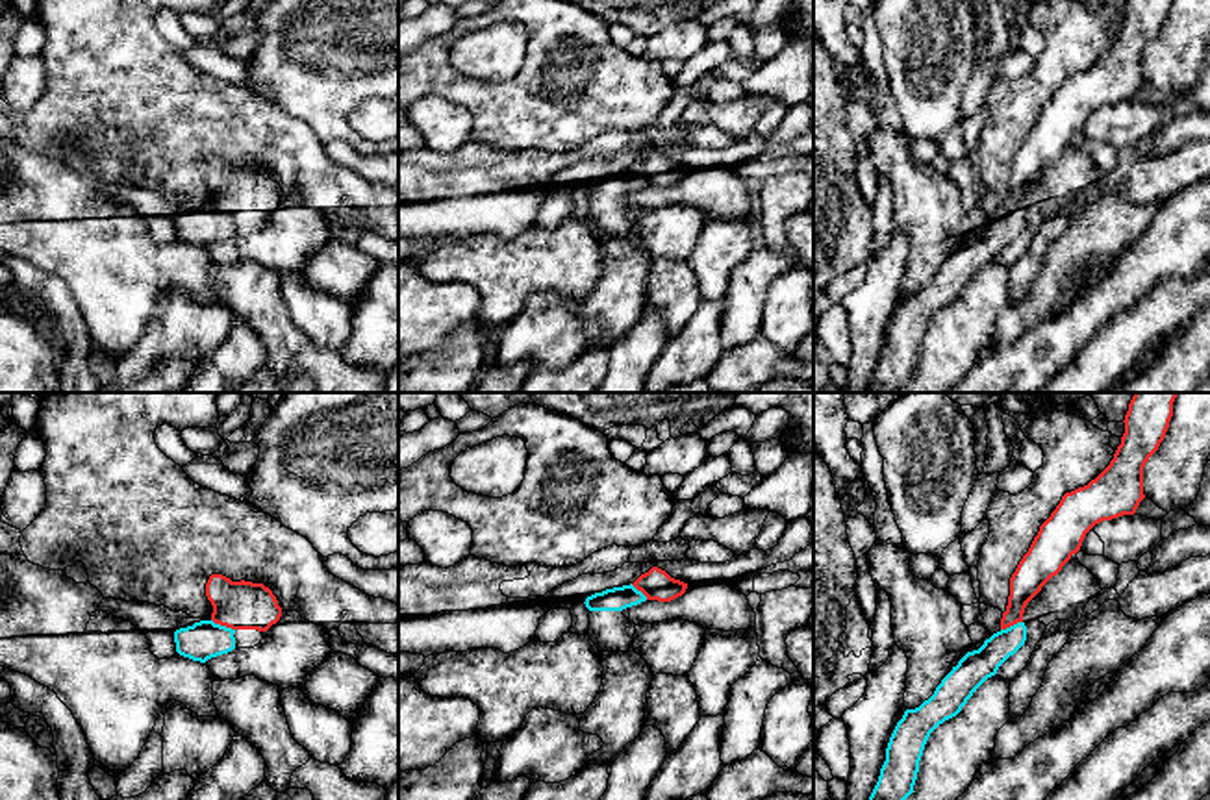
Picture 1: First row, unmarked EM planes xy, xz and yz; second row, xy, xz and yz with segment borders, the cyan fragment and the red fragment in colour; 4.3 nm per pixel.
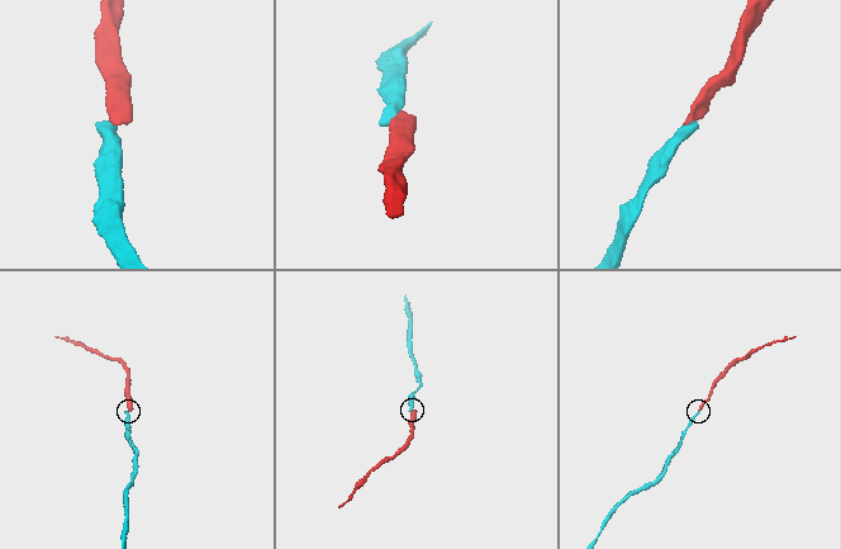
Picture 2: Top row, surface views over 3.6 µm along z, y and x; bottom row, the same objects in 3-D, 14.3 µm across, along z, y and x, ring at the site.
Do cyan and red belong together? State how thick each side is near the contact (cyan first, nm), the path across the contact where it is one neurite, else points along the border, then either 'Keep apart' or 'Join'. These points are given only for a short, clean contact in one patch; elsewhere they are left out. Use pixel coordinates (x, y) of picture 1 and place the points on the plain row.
Thickness 170 nm (cyan) against 200 nm. Boundary: xy (212, 204), (234, 215). Keep apart

